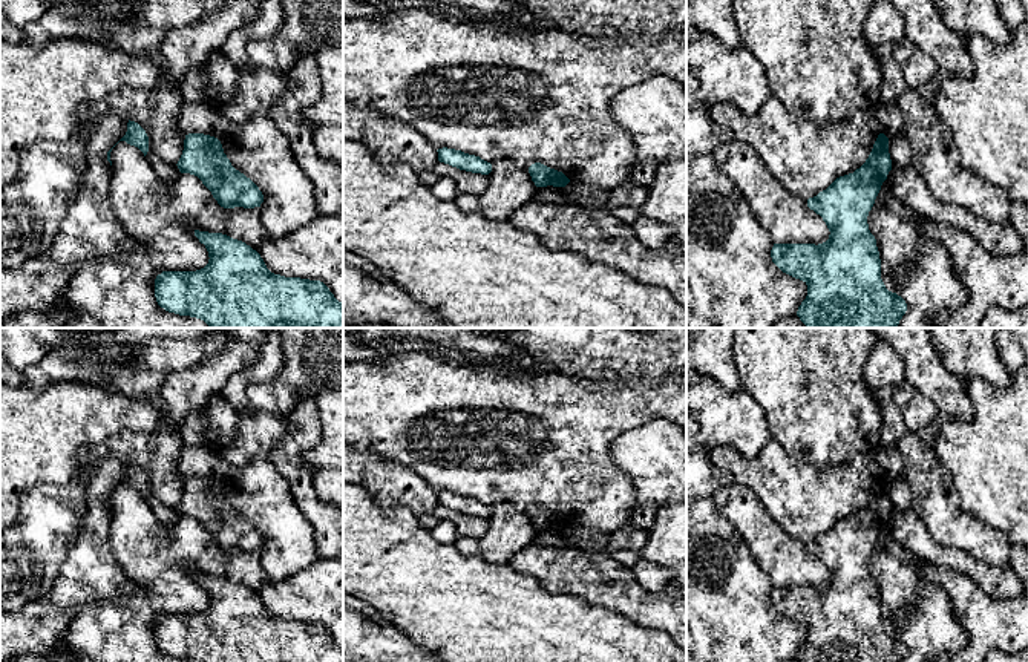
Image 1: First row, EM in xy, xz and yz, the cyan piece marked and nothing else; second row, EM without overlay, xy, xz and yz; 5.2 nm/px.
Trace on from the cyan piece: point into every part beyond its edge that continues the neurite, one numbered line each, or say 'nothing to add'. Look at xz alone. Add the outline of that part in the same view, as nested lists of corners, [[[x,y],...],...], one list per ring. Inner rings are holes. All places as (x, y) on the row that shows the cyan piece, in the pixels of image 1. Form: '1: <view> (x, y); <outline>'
nothing to add

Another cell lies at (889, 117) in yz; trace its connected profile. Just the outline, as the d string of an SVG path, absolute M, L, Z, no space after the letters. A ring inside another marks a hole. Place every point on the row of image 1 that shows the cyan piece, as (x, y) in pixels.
M878 101L870 112L887 138L904 133L904 118L896 103L881 104Z

